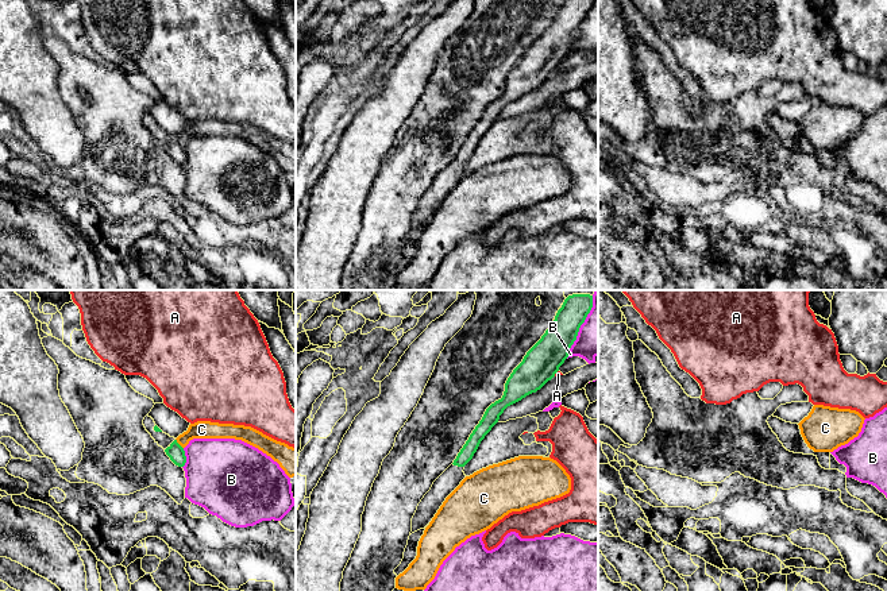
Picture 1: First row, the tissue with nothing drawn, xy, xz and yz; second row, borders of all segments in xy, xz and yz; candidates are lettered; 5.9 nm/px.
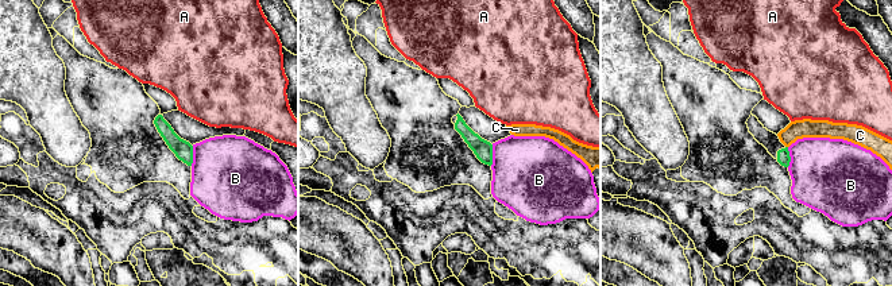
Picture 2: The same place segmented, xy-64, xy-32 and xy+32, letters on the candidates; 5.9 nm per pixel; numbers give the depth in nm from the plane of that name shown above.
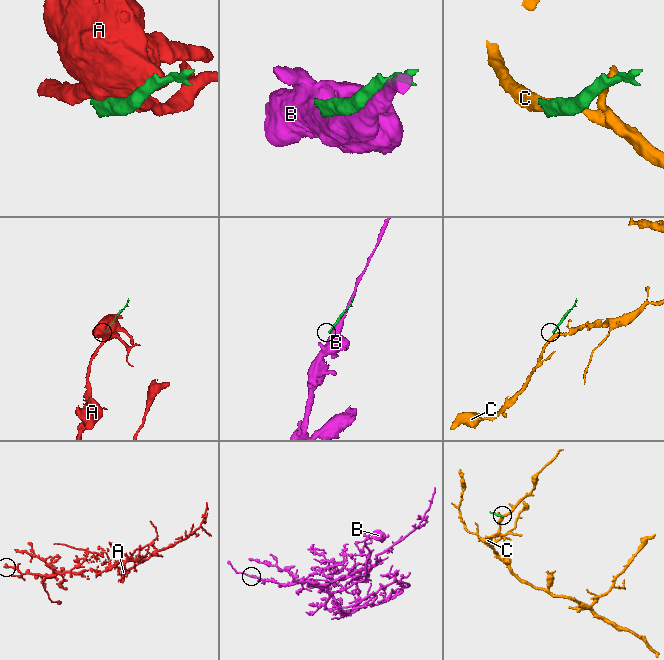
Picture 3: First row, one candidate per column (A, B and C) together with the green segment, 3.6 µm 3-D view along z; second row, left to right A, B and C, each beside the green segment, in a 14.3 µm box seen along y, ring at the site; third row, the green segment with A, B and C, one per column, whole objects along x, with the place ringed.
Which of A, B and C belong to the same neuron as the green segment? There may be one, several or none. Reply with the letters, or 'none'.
none

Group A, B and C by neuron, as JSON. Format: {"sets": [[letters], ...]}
{"sets": [["A"], ["B"], ["C"]]}

